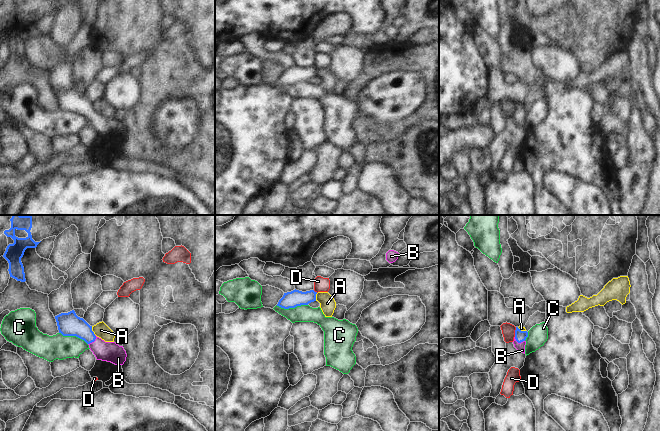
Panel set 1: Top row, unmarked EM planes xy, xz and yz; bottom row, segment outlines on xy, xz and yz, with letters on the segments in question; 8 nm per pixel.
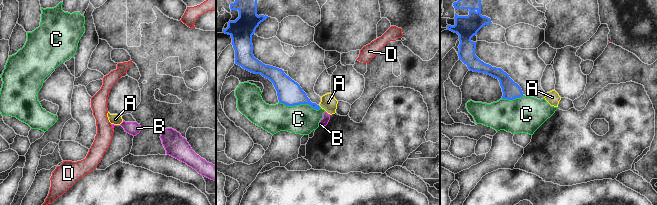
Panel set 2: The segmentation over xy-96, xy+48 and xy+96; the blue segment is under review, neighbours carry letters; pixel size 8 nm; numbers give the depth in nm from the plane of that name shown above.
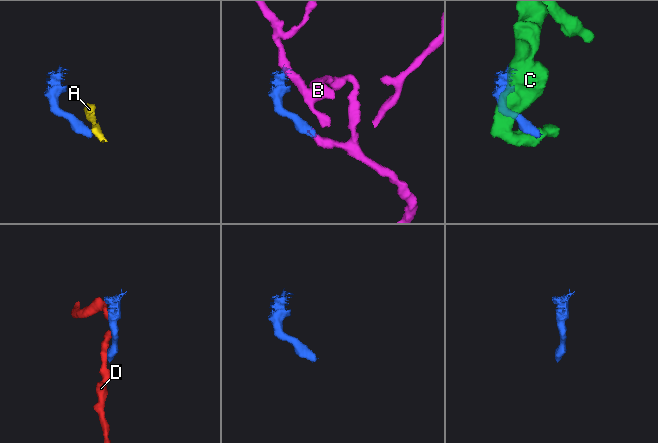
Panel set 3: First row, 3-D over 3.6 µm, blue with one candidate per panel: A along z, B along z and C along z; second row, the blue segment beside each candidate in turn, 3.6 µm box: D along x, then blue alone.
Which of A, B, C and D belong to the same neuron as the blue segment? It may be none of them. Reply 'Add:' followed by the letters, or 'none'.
Add: B

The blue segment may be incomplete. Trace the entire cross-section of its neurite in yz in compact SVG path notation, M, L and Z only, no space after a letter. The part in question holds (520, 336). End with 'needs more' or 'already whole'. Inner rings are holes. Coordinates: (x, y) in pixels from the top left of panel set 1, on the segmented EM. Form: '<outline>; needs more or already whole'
M518 327L515 330L515 337L514 337L514 347L525 354L525 345L526 345L526 338L528 337L527 331L521 331Z; needs more

